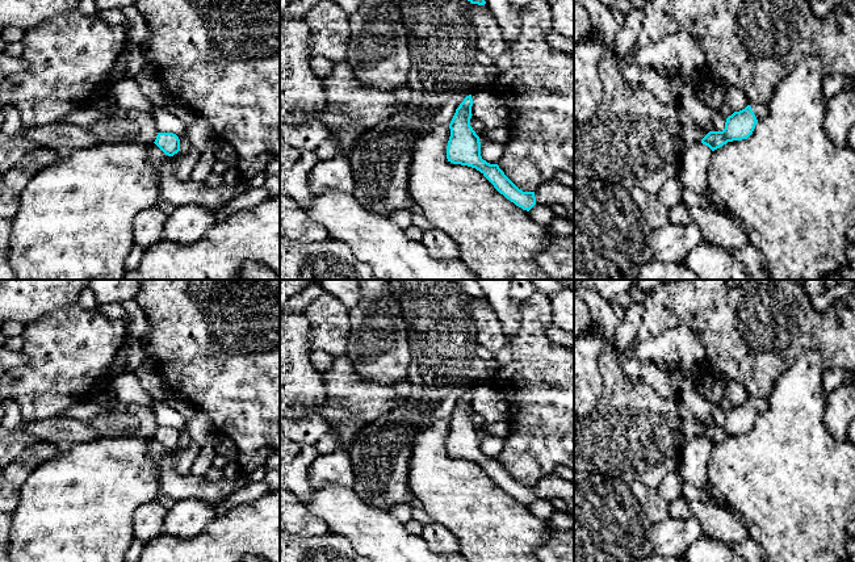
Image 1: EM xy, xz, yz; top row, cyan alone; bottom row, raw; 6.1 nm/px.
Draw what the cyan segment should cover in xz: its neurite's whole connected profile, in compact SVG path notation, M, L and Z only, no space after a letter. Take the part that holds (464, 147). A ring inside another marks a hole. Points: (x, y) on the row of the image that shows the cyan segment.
M469 95L456 109L449 123L448 162L475 168L500 194L523 210L529 211L536 205L535 192L523 192L504 175L498 164L490 164L482 159L479 137L470 126L471 106L473 98Z

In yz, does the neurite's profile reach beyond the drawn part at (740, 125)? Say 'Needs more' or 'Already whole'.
Needs more

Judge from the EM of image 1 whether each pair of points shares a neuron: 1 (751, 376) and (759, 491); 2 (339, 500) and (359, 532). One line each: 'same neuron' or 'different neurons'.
1: different neurons
2: same neuron

